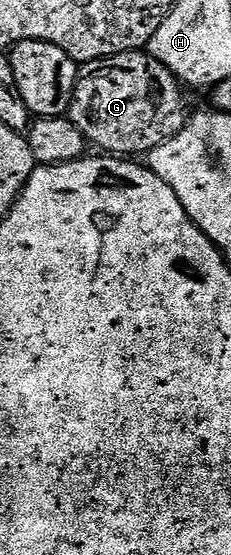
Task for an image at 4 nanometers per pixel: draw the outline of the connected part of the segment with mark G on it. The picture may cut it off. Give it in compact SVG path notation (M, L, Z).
M134 51L131 53L120 53L114 57L104 57L98 61L86 61L77 70L77 82L75 83L75 91L73 92L73 98L69 104L69 112L67 114L69 122L71 122L80 133L85 136L86 142L90 146L98 145L98 150L104 151L109 155L137 155L133 153L141 153L141 155L147 155L155 147L160 145L166 145L169 140L175 136L181 128L185 126L187 120L187 112L185 113L185 97L181 94L183 91L183 85L176 77L170 72L170 70L156 60L153 56L150 56L145 51Z

